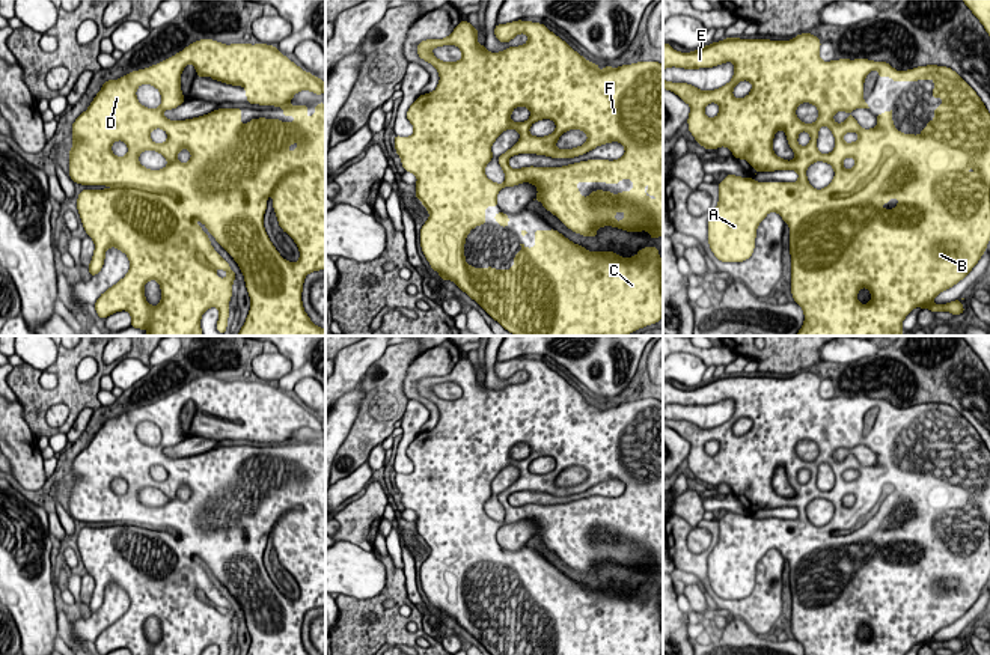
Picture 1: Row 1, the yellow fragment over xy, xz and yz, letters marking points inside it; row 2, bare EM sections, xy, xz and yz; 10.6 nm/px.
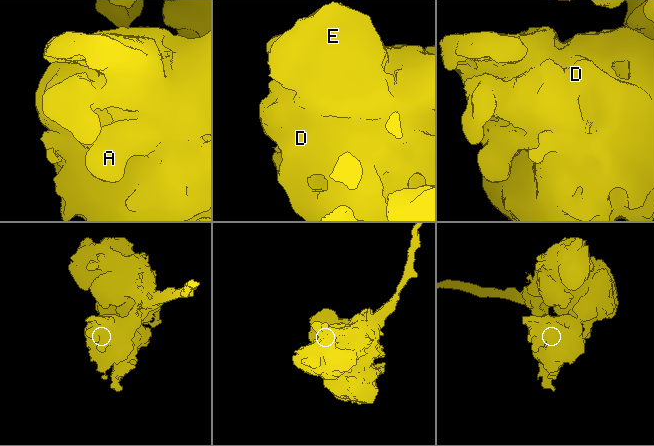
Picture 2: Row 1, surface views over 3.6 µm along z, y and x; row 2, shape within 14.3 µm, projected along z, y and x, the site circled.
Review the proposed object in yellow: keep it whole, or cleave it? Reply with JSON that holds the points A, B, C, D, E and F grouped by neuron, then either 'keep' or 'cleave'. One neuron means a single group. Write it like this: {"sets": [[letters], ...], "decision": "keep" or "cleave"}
{"sets": [["A", "B", "C", "D", "E", "F"]], "decision": "keep"}

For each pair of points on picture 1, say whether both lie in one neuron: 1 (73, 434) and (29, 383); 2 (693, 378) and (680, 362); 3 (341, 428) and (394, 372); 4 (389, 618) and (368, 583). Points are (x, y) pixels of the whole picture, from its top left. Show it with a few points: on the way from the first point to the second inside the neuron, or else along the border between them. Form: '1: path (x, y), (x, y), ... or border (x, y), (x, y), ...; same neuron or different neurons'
1: border (94, 410), (85, 408), (65, 432); different neurons
2: path (690, 374), (683, 366); same neuron
3: border (360, 383), (365, 398), (344, 440); different neurons
4: border (384, 565), (384, 587), (378, 594), (341, 595); different neurons

